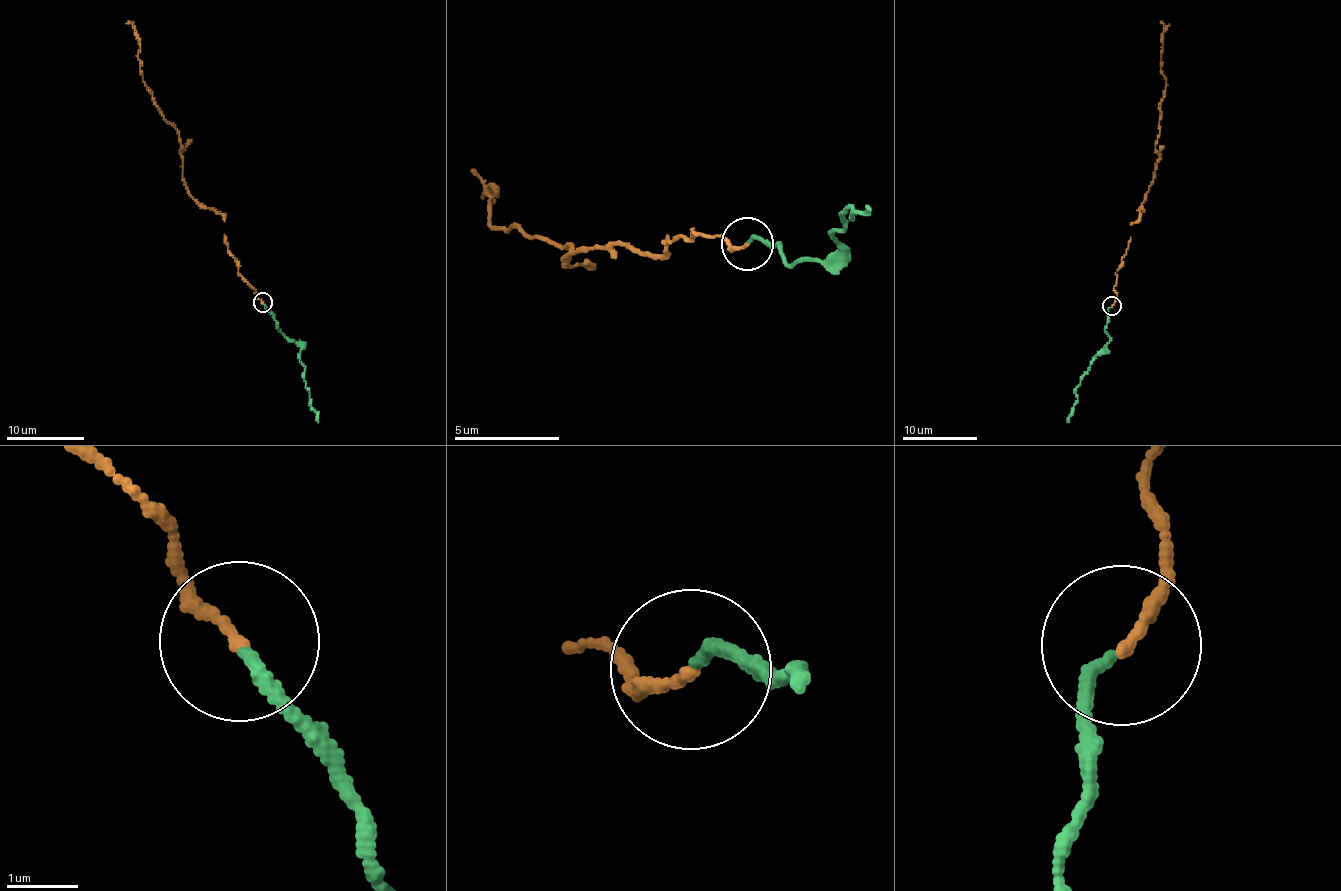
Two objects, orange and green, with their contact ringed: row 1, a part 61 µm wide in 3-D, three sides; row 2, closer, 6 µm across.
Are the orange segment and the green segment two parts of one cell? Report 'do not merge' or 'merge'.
merge

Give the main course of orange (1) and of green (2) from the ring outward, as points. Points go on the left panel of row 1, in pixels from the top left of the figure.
1: (263, 302), (238, 272), (225, 218), (200, 206), (183, 176), (179, 133), (143, 80), (140, 38), (126, 23)
2: (263, 304), (274, 318), (276, 328), (296, 341), (300, 349), (304, 379), (318, 422)

